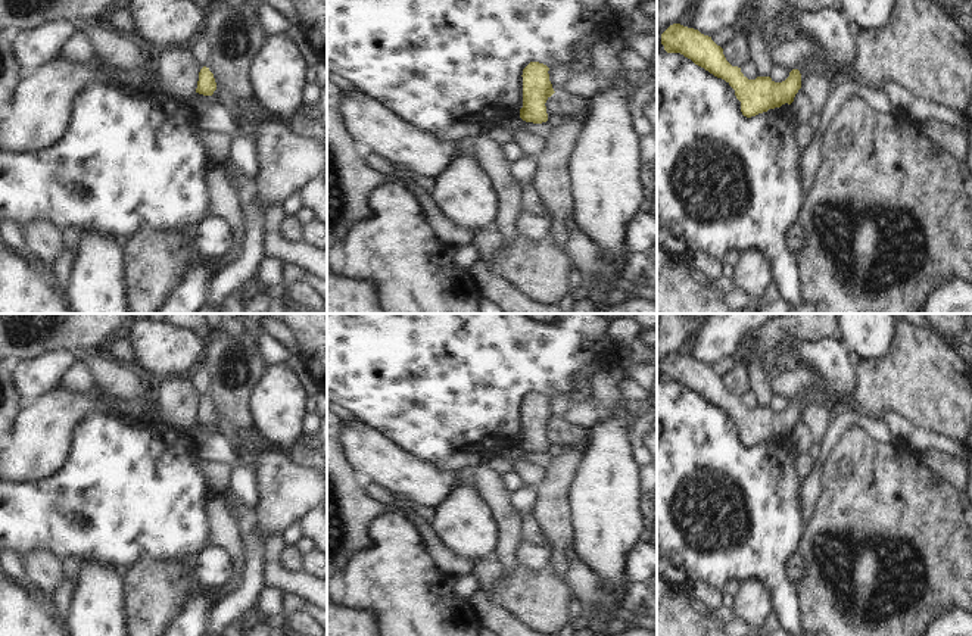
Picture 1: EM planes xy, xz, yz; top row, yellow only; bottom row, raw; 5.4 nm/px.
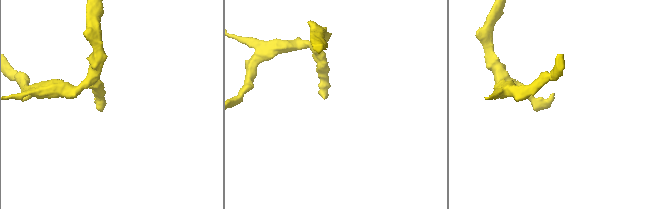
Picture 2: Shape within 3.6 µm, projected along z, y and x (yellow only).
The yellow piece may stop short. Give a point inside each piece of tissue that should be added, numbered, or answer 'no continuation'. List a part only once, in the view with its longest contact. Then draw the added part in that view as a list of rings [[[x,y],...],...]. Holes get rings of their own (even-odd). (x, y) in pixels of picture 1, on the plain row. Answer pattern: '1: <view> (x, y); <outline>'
1: yz (821, 396); [[[820,386],[816,390],[810,392],[809,396],[804,393],[798,393],[795,399],[798,399],[801,403],[801,412],[810,405],[826,406],[832,409],[839,403],[838,396],[829,393],[826,389]]]

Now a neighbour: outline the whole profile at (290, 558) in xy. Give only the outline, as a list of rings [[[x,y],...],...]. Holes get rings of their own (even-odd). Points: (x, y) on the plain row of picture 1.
[[[284,545],[280,552],[280,562],[287,571],[300,571],[302,554],[295,548],[295,545]]]

